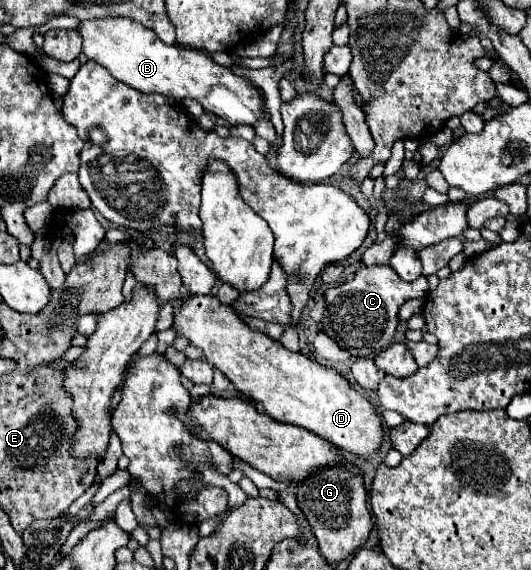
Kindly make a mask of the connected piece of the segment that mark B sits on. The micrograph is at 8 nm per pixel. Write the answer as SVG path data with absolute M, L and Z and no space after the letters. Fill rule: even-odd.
M125 17L89 19L81 21L77 31L83 37L83 53L87 59L107 67L117 81L127 83L141 93L161 93L177 101L185 97L197 99L207 113L225 119L229 125L255 125L257 119L269 117L261 93L243 77L233 75L227 67L217 65L203 53L157 41L157 35L141 23Z

